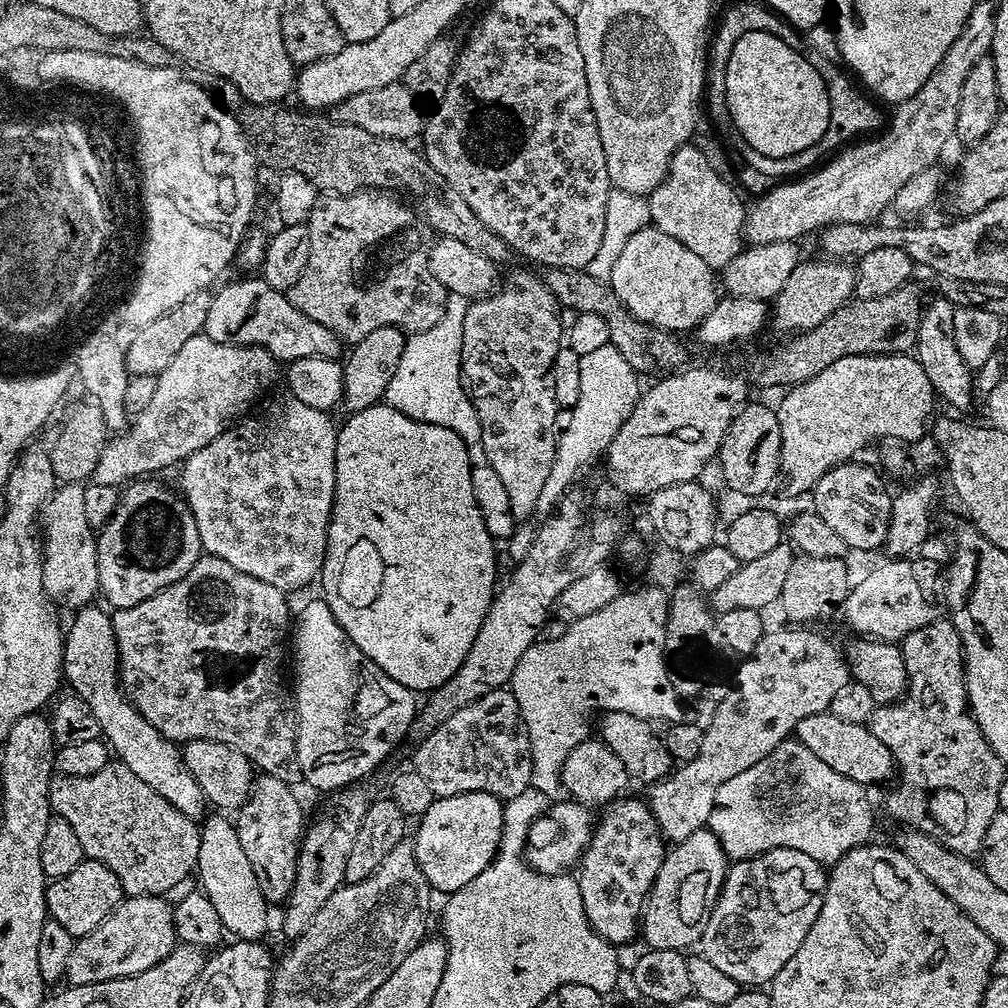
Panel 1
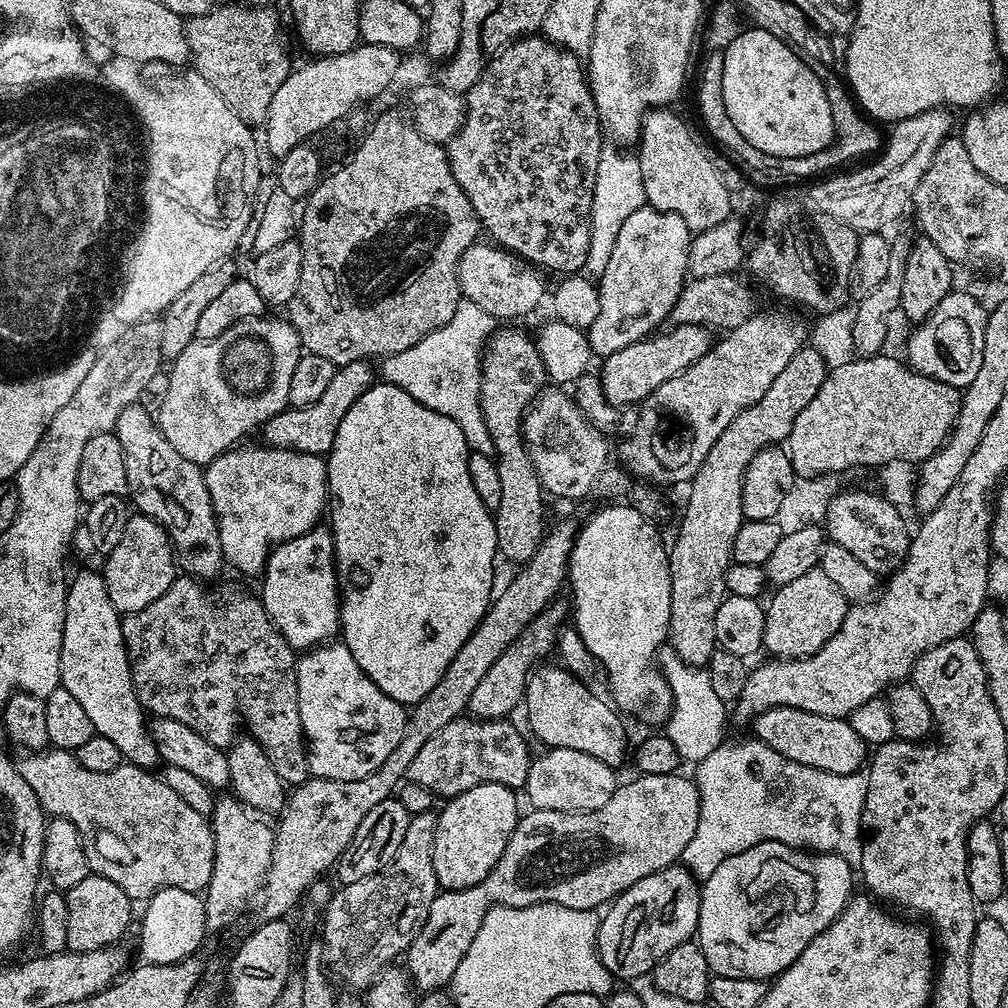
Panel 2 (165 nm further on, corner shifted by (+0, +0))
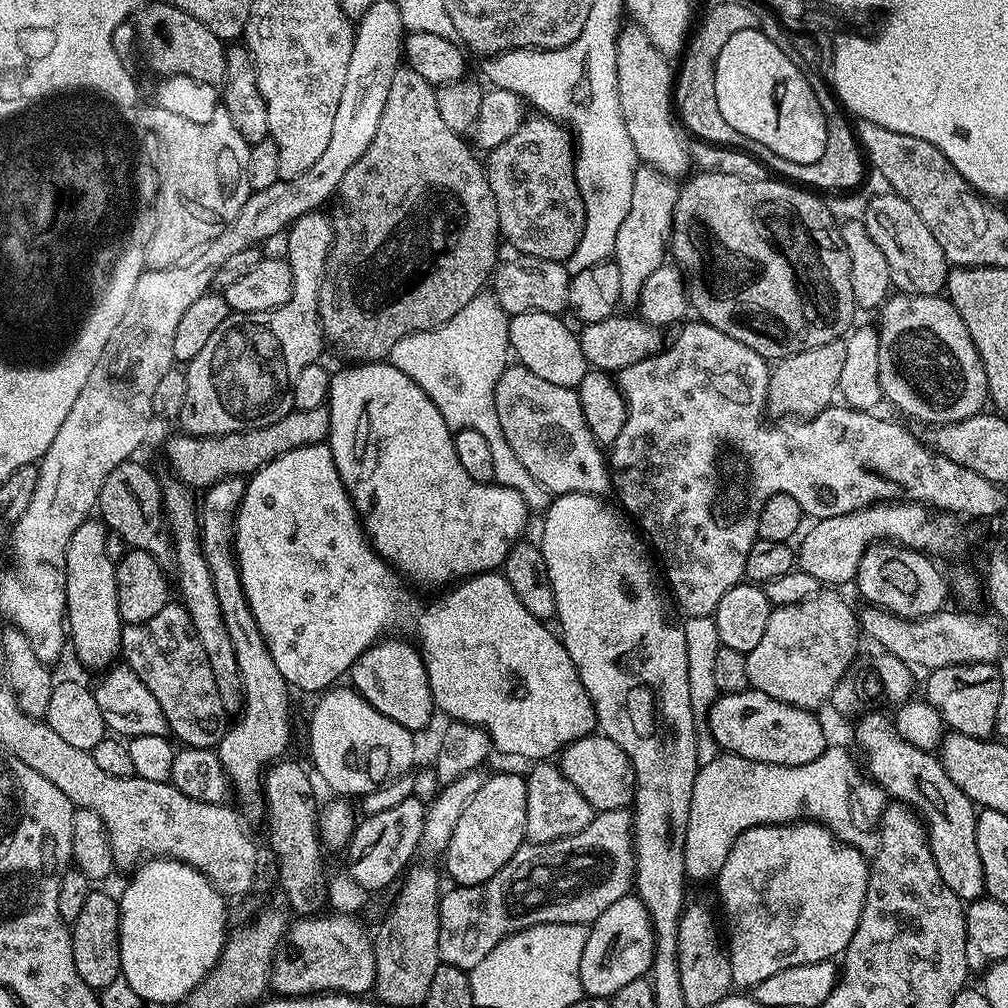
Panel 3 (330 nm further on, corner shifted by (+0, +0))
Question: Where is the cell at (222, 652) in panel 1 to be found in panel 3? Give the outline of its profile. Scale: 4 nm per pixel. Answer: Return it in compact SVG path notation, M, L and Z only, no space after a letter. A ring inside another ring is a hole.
M169 602L154 618L146 618L141 624L124 624L119 655L126 667L138 674L142 686L154 694L162 714L166 714L169 733L176 735L181 745L215 749L230 727L230 716L224 711L222 698L218 698L206 650L202 650L182 603Z

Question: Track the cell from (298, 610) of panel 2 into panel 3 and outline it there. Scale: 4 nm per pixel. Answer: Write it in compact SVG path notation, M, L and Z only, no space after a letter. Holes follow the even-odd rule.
M327 443L290 450L247 477L242 506L236 515L236 566L240 571L246 602L250 604L250 610L254 614L254 622L258 622L258 630L262 630L262 638L270 650L270 658L274 658L278 670L282 670L282 678L293 689L301 688L304 692L323 693L339 681L336 679L343 672L345 675L351 669L354 661L367 648L385 639L389 634L403 634L414 641L426 666L433 705L439 711L441 708L448 715L449 721L460 721L484 729L491 740L491 747L497 753L500 751L508 756L521 756L524 760L532 760L531 762L544 762L555 757L567 744L578 742L578 738L586 738L597 731L596 711L590 702L590 694L586 694L586 686L582 686L578 678L576 667L563 639L553 629L552 633L545 621L534 618L534 614L530 614L530 610L526 610L522 602L518 602L514 586L510 586L510 582L499 571L483 572L477 576L470 576L467 580L461 580L447 590L441 591L439 593L441 596L429 604L423 604L418 597L404 588L405 581L401 579L396 569L387 560L382 559L372 547L372 541L364 531L364 525L356 515L356 507L348 497L346 486L334 466L334 458Z

